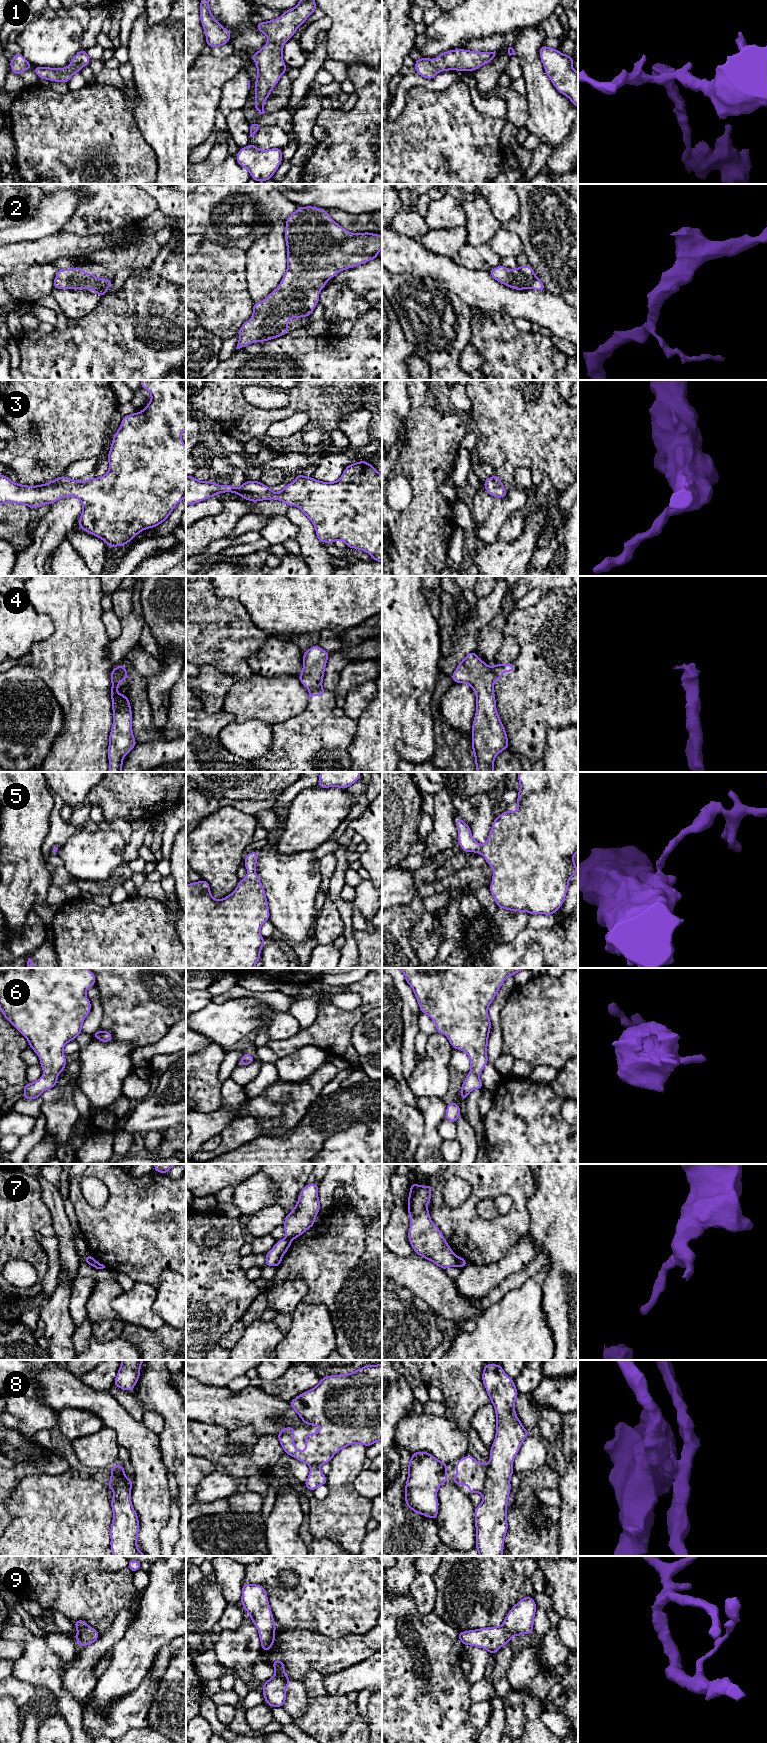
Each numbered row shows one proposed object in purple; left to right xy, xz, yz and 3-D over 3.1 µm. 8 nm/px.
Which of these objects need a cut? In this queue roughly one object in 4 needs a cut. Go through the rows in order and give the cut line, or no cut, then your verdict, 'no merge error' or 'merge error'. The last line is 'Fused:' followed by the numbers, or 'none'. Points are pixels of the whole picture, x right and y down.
1: cut none; no merge error
2: cut none; no merge error
3: cut none; no merge error
4: cut xy (119, 666), (121, 674), (115, 681), (116, 687); merge error
5: cut none; no merge error
6: cut none; no merge error
7: cut yz (455, 1257), (458, 1265); merge error
8: cut yz (486, 1465), (485, 1486), (481, 1493); merge error
9: cut xz (275, 1674), (286, 1685); merge error
Fused: 4, 7, 8, 9

